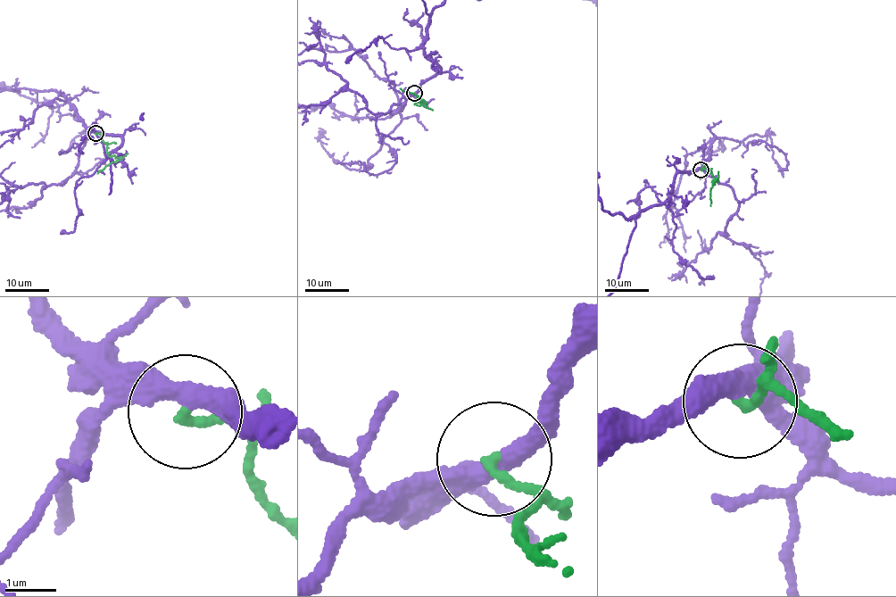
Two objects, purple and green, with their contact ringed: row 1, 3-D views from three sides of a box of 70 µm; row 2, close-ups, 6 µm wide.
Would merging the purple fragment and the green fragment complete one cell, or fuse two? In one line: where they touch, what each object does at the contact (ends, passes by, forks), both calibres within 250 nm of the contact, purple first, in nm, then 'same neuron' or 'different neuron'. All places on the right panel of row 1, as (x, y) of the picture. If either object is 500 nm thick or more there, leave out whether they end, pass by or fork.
at (701, 169); purple passes by; green ends there; 360 nm thick on the purple side, 180 nm on the other; different neuron

